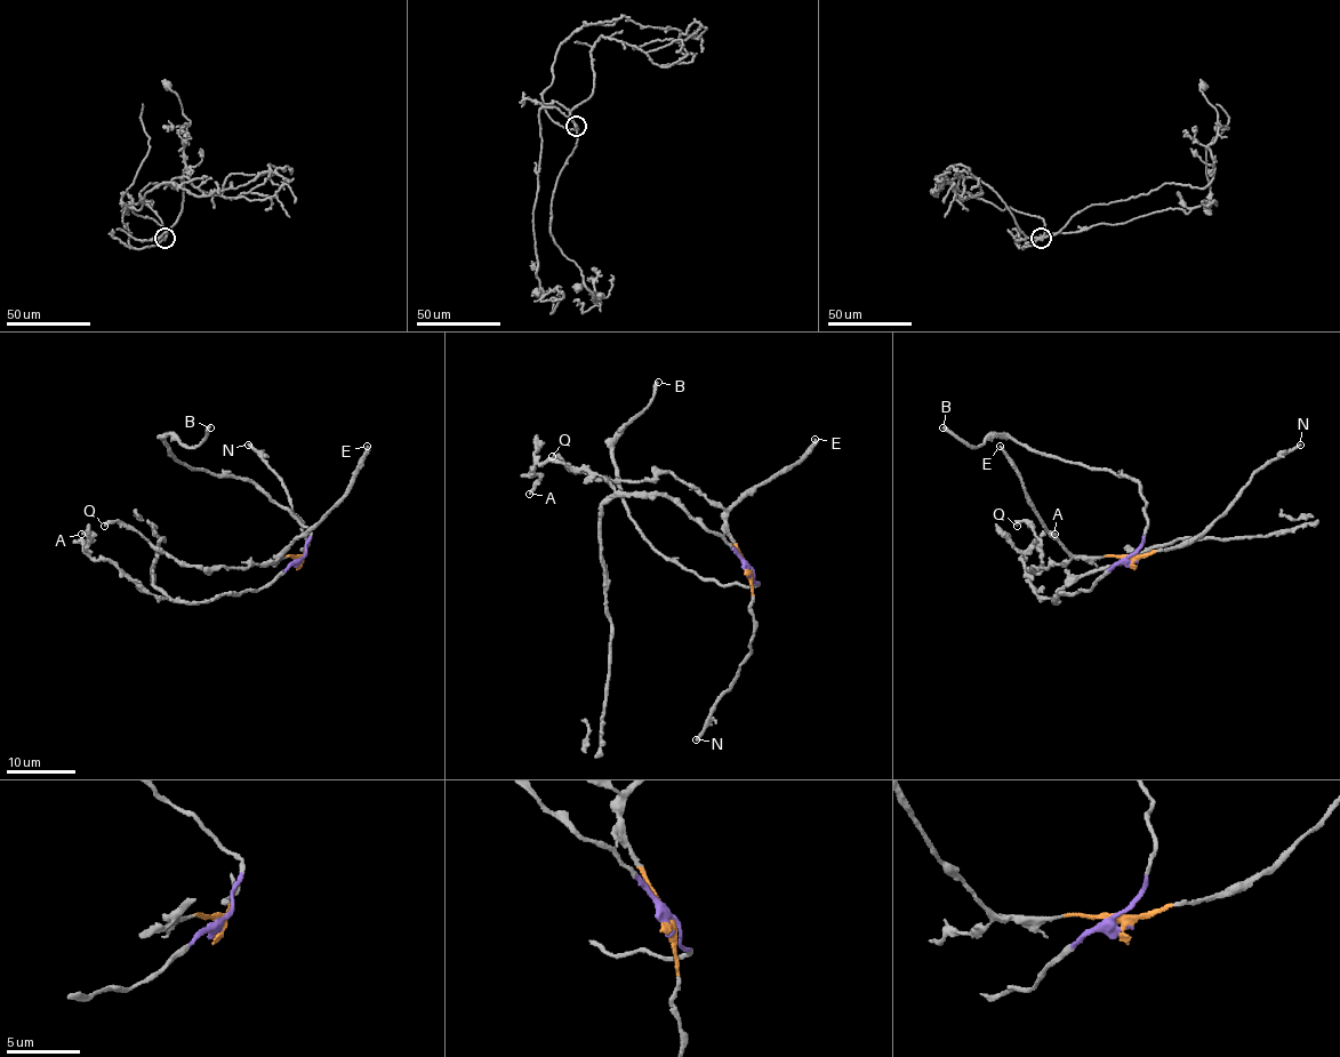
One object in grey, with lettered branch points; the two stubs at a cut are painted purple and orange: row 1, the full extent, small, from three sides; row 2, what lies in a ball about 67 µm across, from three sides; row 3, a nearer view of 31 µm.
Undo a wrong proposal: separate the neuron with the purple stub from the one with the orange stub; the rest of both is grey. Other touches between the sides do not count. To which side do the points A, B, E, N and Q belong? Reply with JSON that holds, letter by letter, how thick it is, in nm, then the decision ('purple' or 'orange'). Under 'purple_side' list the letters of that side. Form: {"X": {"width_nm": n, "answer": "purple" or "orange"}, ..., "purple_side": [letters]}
{"A": {"width_nm": 200, "answer": "purple"}, "B": {"width_nm": 360, "answer": "purple"}, "E": {"width_nm": 260, "answer": "orange"}, "N": {"width_nm": 240, "answer": "orange"}, "Q": {"width_nm": 400, "answer": "orange"}, "purple_side": ["A", "B"]}

